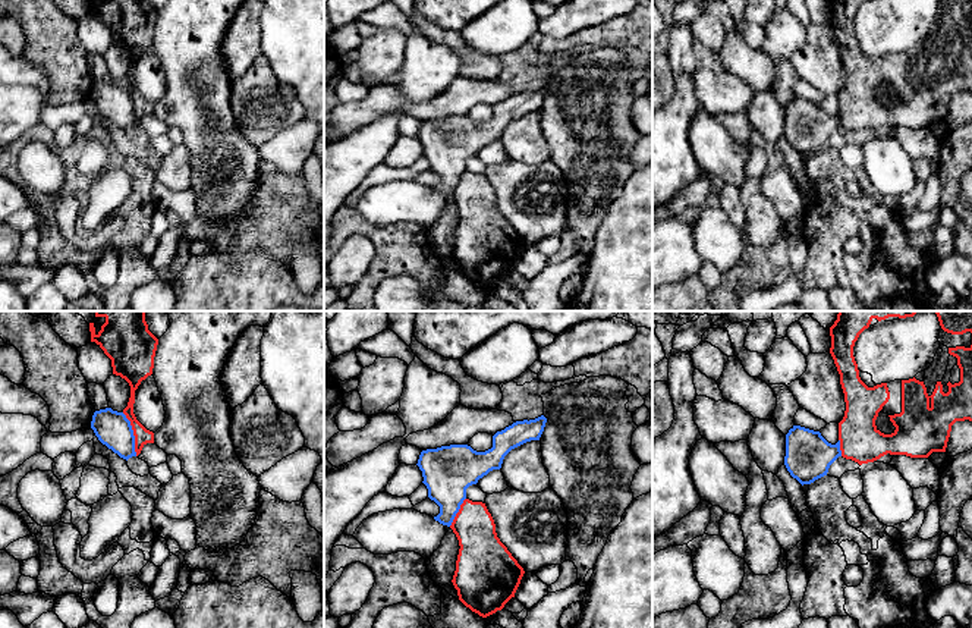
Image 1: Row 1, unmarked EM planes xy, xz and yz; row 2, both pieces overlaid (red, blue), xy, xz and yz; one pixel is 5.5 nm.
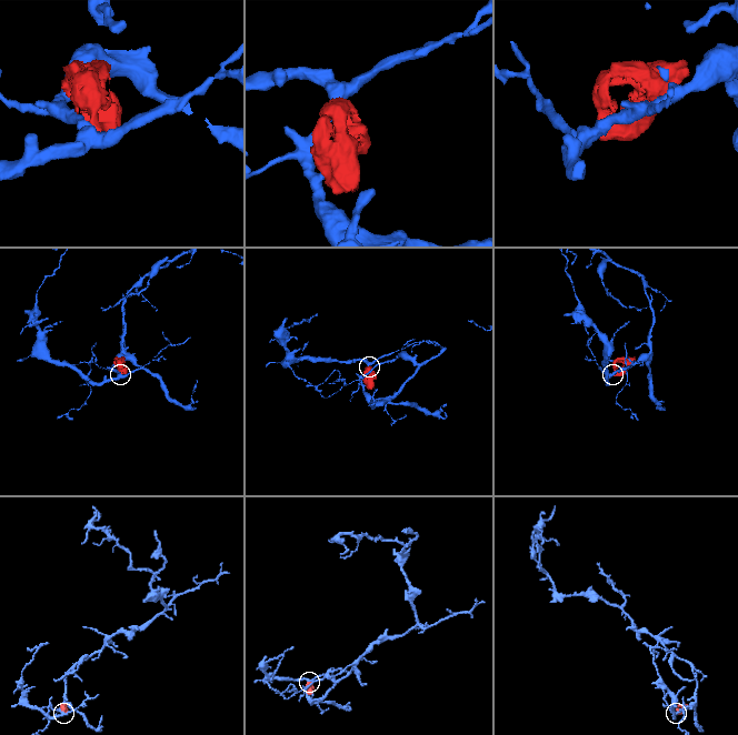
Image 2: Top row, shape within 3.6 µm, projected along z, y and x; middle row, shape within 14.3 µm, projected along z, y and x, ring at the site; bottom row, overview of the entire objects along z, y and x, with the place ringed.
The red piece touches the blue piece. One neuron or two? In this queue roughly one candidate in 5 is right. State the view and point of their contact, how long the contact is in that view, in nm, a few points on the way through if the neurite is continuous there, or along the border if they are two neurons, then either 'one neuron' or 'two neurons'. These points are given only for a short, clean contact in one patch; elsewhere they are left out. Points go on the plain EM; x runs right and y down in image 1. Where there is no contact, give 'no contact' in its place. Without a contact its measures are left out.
meets red in xy at (134, 106); contact 260 nm long; two neurons

